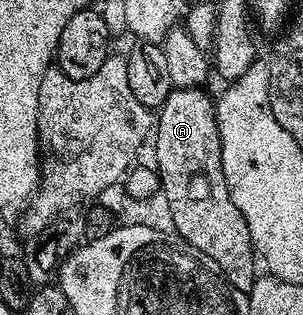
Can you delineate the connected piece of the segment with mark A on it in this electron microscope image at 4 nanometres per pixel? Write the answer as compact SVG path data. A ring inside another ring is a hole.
M200 86L173 88L166 98L154 120L154 167L160 178L160 192L172 215L171 227L175 235L214 258L224 271L224 277L239 292L247 294L258 279L258 257L252 247L250 226L246 226L242 210L234 206L234 198L224 181L216 106L213 97L208 97L204 91Z

